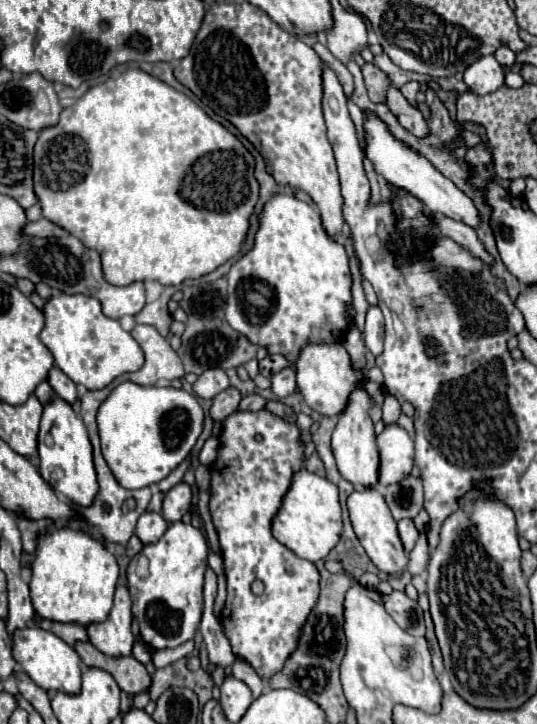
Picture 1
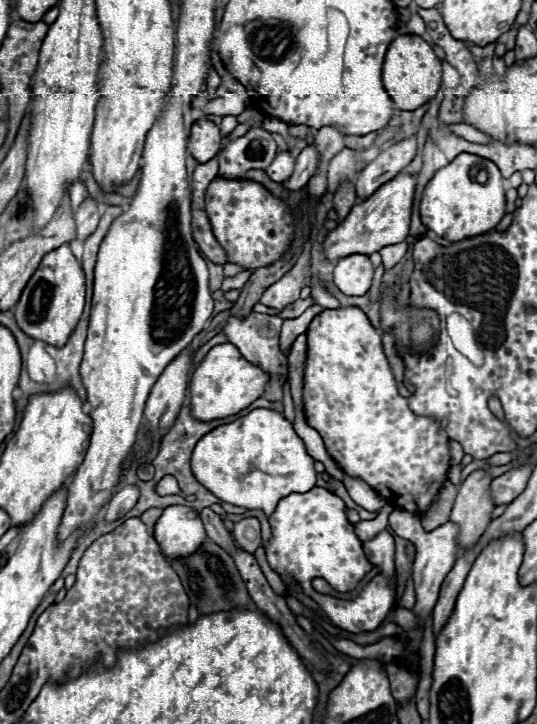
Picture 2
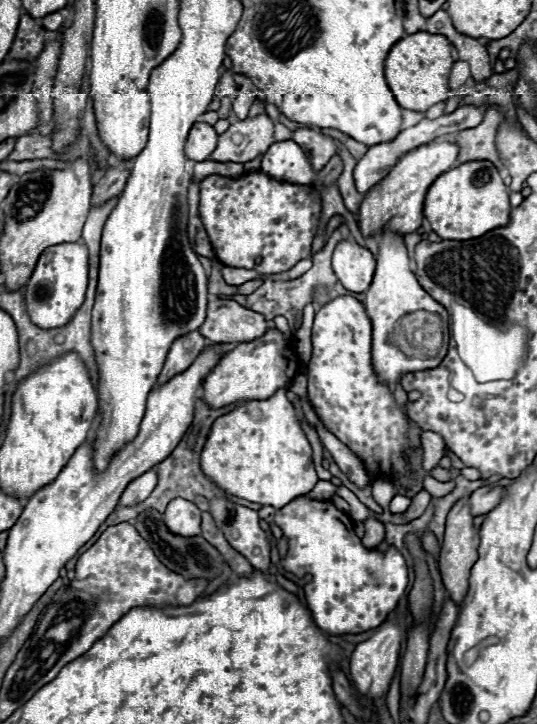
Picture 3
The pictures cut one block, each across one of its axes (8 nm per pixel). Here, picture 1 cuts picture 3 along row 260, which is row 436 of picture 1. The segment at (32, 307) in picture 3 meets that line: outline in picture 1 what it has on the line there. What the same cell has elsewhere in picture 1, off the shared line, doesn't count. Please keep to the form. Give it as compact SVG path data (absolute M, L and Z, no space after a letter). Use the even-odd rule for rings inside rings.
M56 394L50 398L50 402L44 404L38 434L38 456L40 456L40 476L68 502L78 506L90 506L94 502L98 482L92 462L92 444L88 440L86 426L82 418L72 410L72 406Z

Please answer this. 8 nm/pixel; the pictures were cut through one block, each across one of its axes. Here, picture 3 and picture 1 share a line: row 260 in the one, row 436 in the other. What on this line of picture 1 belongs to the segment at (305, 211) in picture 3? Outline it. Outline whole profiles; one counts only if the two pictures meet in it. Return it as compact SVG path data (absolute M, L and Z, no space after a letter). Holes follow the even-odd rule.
M268 410L234 412L224 420L218 458L208 466L212 476L210 514L218 530L228 580L228 598L220 620L234 654L250 662L260 678L282 670L284 660L296 650L300 628L320 592L316 566L282 546L270 530L292 474L304 464L304 444L298 438L296 424L288 424ZM254 580L264 582L260 596L250 590Z

